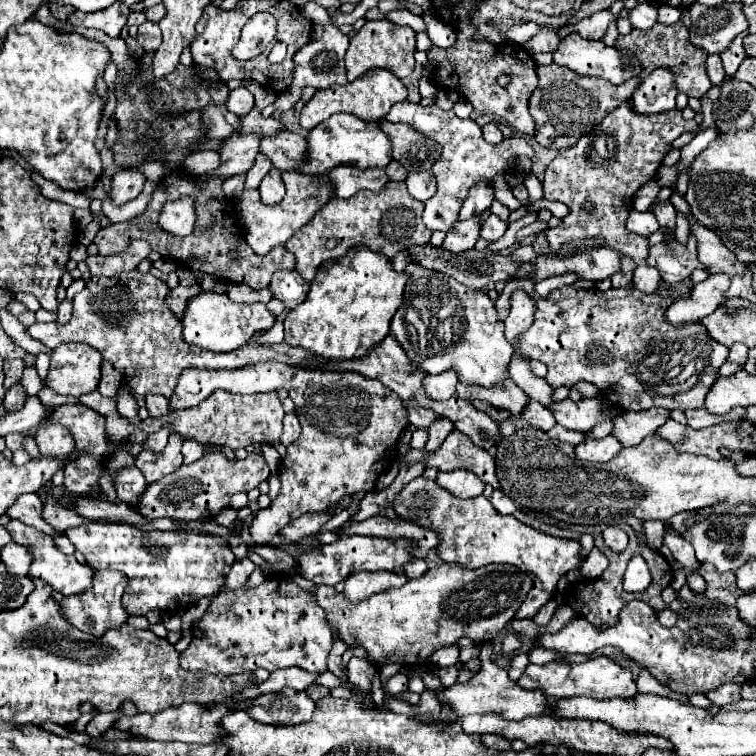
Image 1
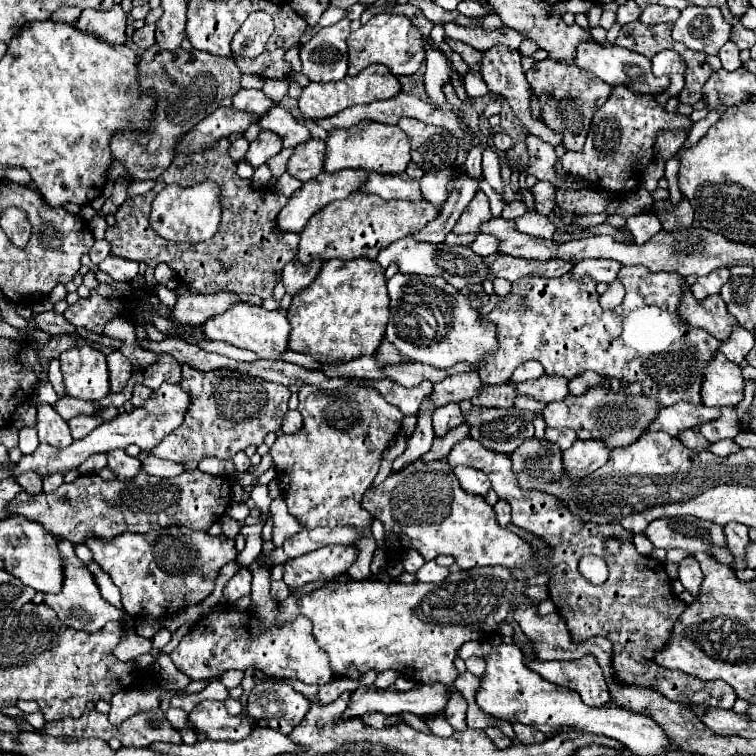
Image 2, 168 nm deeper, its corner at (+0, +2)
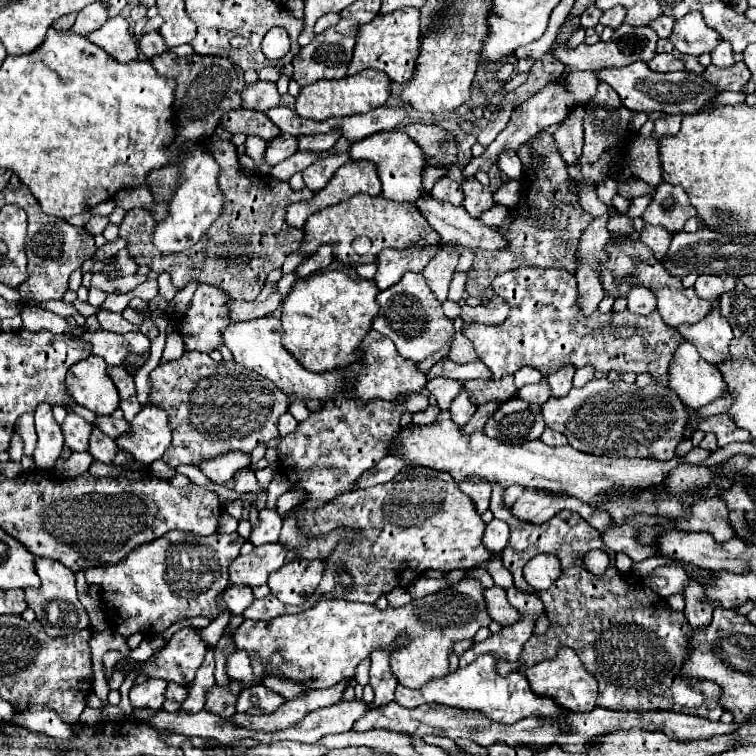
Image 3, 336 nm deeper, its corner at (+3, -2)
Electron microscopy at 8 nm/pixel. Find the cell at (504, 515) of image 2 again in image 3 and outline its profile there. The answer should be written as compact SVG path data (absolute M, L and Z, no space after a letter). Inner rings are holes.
M492 519L486 525L486 533L484 533L484 545L488 547L488 551L492 553L500 553L510 537L510 527L506 521L502 519Z

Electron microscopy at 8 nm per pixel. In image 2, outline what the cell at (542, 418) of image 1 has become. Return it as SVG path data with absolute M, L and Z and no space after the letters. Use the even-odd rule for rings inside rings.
M595 385L595 387L589 387L579 397L569 393L567 399L563 401L547 403L547 407L543 409L543 419L547 427L569 427L577 433L577 439L583 439L583 441L601 439L605 441L607 447L615 449L615 447L633 445L645 433L649 423L655 421L655 417L659 415L659 409L661 409L661 403L653 397L647 397L647 395L629 397L623 387L619 391L613 391L611 387Z

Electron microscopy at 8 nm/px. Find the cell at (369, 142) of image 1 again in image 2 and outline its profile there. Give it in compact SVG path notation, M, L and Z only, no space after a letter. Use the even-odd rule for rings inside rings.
M363 121L349 131L331 131L327 139L327 159L325 171L341 169L365 169L381 175L397 175L411 163L411 143L409 137L397 125L383 125L373 121Z

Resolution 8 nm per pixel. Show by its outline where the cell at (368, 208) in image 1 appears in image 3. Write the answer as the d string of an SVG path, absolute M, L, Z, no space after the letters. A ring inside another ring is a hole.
M354 195L346 201L340 201L328 209L322 209L314 213L306 225L304 225L304 243L300 245L302 253L316 251L322 245L330 245L334 259L342 261L346 265L362 265L362 263L376 263L378 251L390 247L390 249L406 249L412 245L436 245L440 243L438 233L430 227L430 223L420 215L420 211L414 207L414 203L392 203L390 199L384 199L382 195L370 197L370 195ZM356 237L368 237L372 241L372 249L368 255L358 255L350 245Z

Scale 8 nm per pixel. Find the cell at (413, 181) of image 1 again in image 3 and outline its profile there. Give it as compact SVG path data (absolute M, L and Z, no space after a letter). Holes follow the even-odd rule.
M450 177L438 179L438 183L434 185L434 189L432 189L430 193L432 193L436 199L448 201L448 203L452 203L452 205L462 205L462 199L464 199L464 195L462 195L462 191L460 191L460 183L456 183L456 181L450 179Z

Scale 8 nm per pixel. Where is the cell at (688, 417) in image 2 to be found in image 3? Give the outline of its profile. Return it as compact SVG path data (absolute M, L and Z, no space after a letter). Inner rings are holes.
M692 411L690 417L688 417L688 427L700 429L704 433L712 431L718 437L720 447L724 447L728 443L734 443L734 441L738 441L738 443L752 441L752 435L744 429L738 429L730 415L712 415L708 419L702 419L696 411Z

